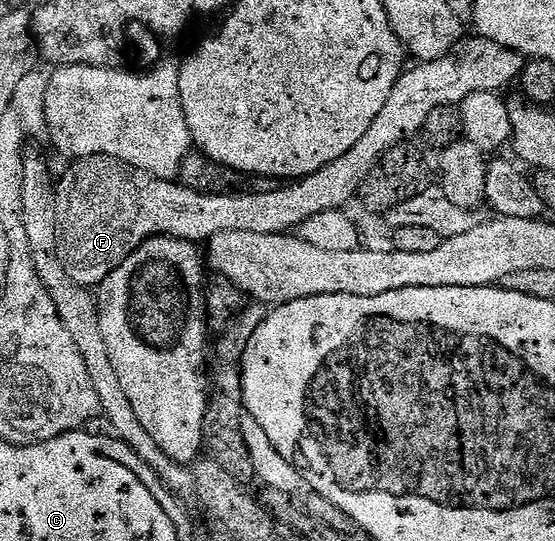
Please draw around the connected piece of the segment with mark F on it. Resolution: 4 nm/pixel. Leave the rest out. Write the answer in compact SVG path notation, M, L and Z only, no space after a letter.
M479 34L473 35L473 40L468 38L461 39L460 43L452 49L451 52L441 58L441 60L425 60L417 63L417 68L409 67L407 71L401 75L400 81L394 86L394 90L390 94L390 98L386 98L386 106L382 106L382 110L378 110L378 118L374 118L374 122L370 122L370 130L366 130L366 134L362 134L362 138L358 138L358 142L354 142L354 146L350 146L350 150L346 150L346 154L342 154L342 158L334 158L334 162L330 162L330 166L322 166L322 170L318 170L309 176L302 176L298 180L285 183L283 186L276 186L280 188L272 188L269 192L255 192L249 190L246 192L227 192L221 196L207 196L206 194L198 194L194 190L184 188L176 180L163 180L154 174L150 174L144 168L138 167L137 164L126 162L117 156L107 156L106 154L98 154L97 156L82 156L71 161L72 164L64 172L64 177L59 177L56 184L56 227L58 229L58 248L62 253L62 259L66 270L70 274L70 278L74 278L74 282L83 284L85 286L99 286L103 284L104 279L115 270L124 259L129 256L134 250L138 250L138 246L145 244L150 238L155 236L173 236L179 240L190 240L193 242L207 242L212 239L214 234L222 234L226 230L246 230L250 234L274 234L279 236L287 233L289 230L299 229L302 222L306 222L306 218L314 218L314 214L322 214L323 212L335 212L337 210L347 209L348 203L357 195L361 195L366 178L370 174L370 170L374 170L374 166L378 166L381 158L394 146L411 141L412 136L423 129L426 118L430 115L430 110L438 110L438 106L443 104L460 105L466 98L470 98L470 94L475 92L499 92L505 91L504 87L508 83L519 81L520 71L524 69L525 57L521 53L516 52L513 48L502 46L493 40L487 40L484 36Z

